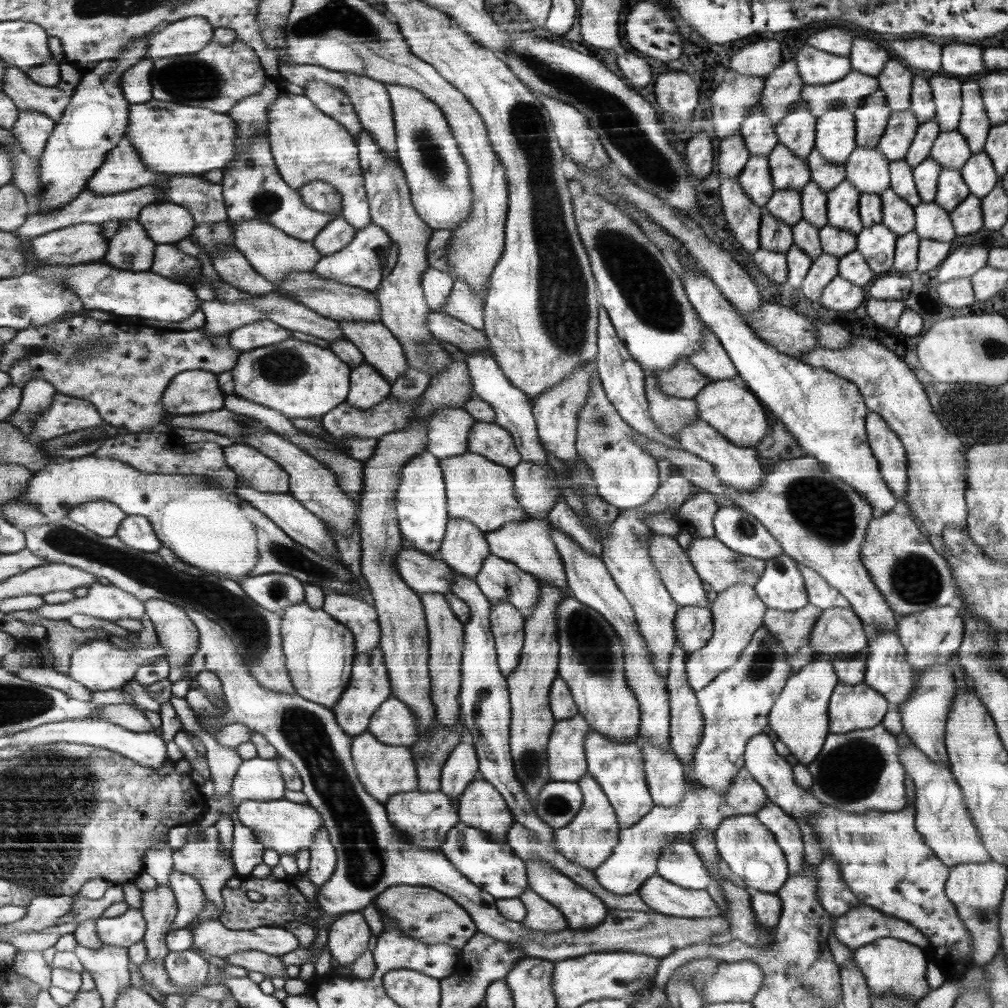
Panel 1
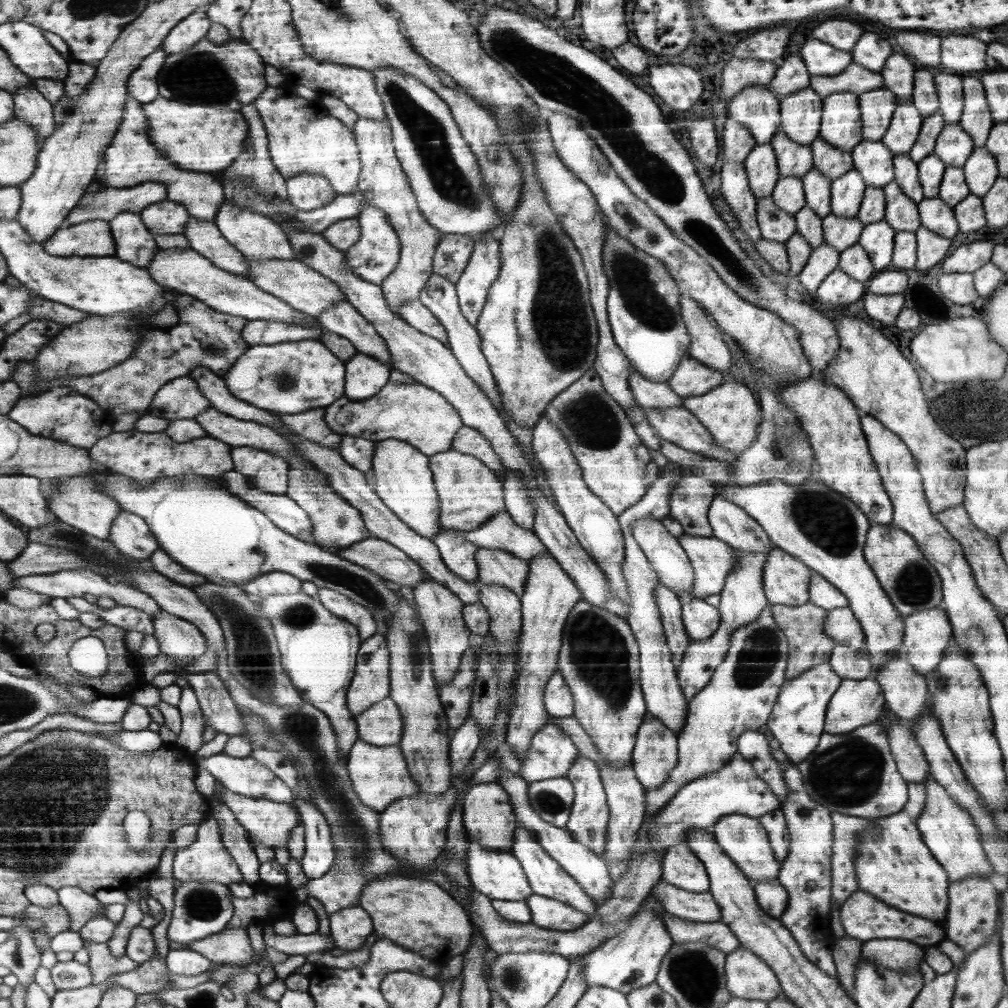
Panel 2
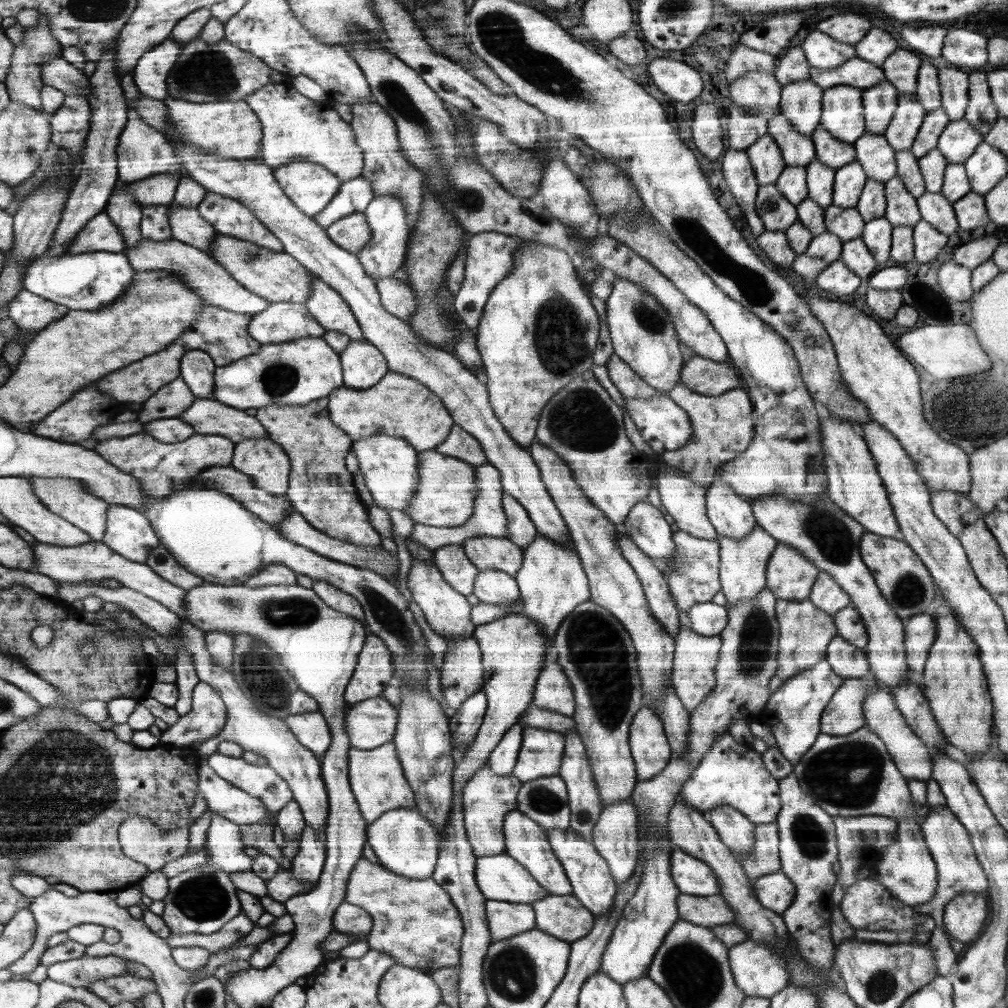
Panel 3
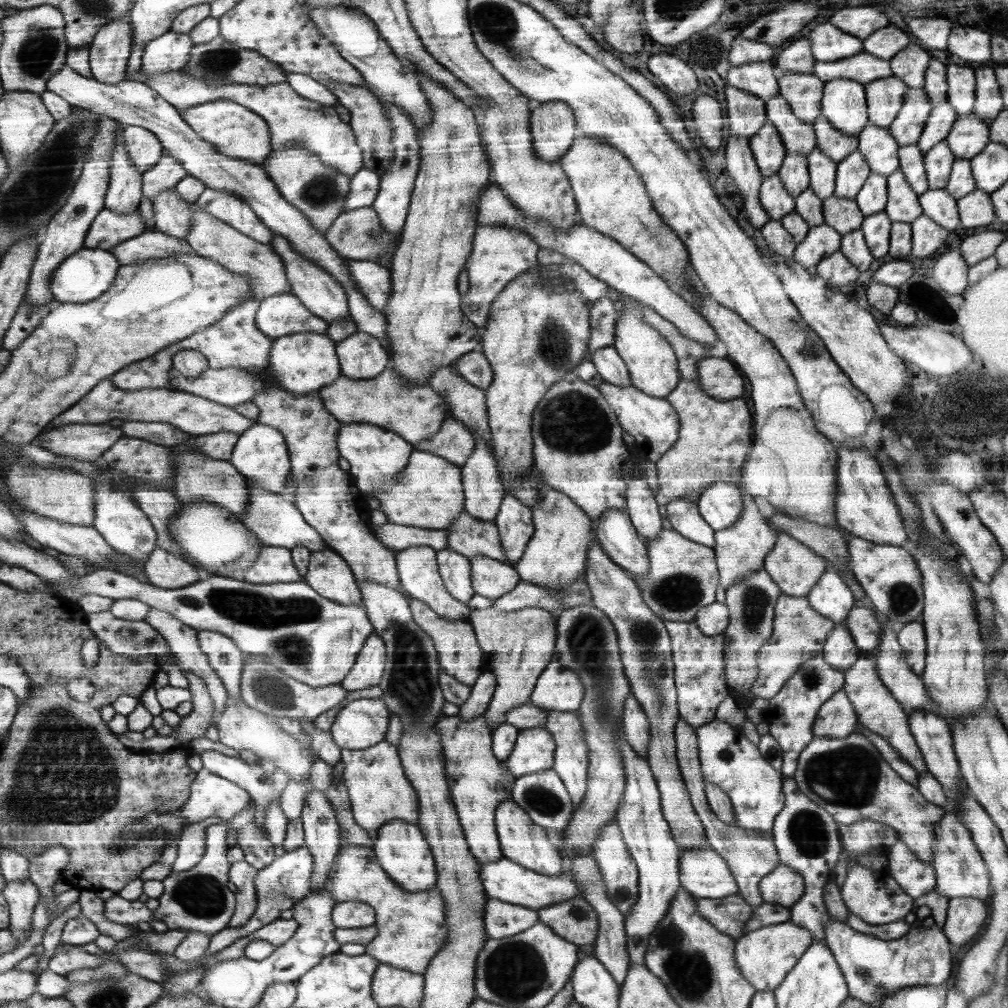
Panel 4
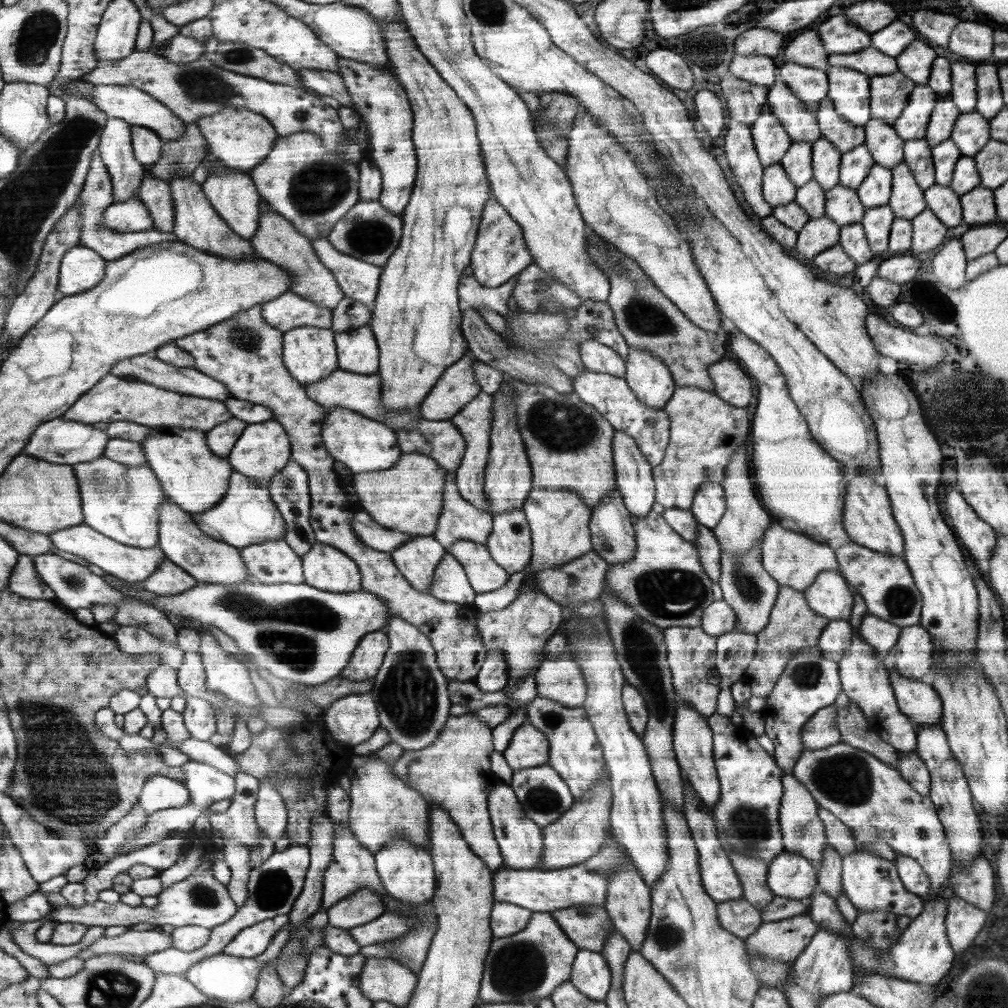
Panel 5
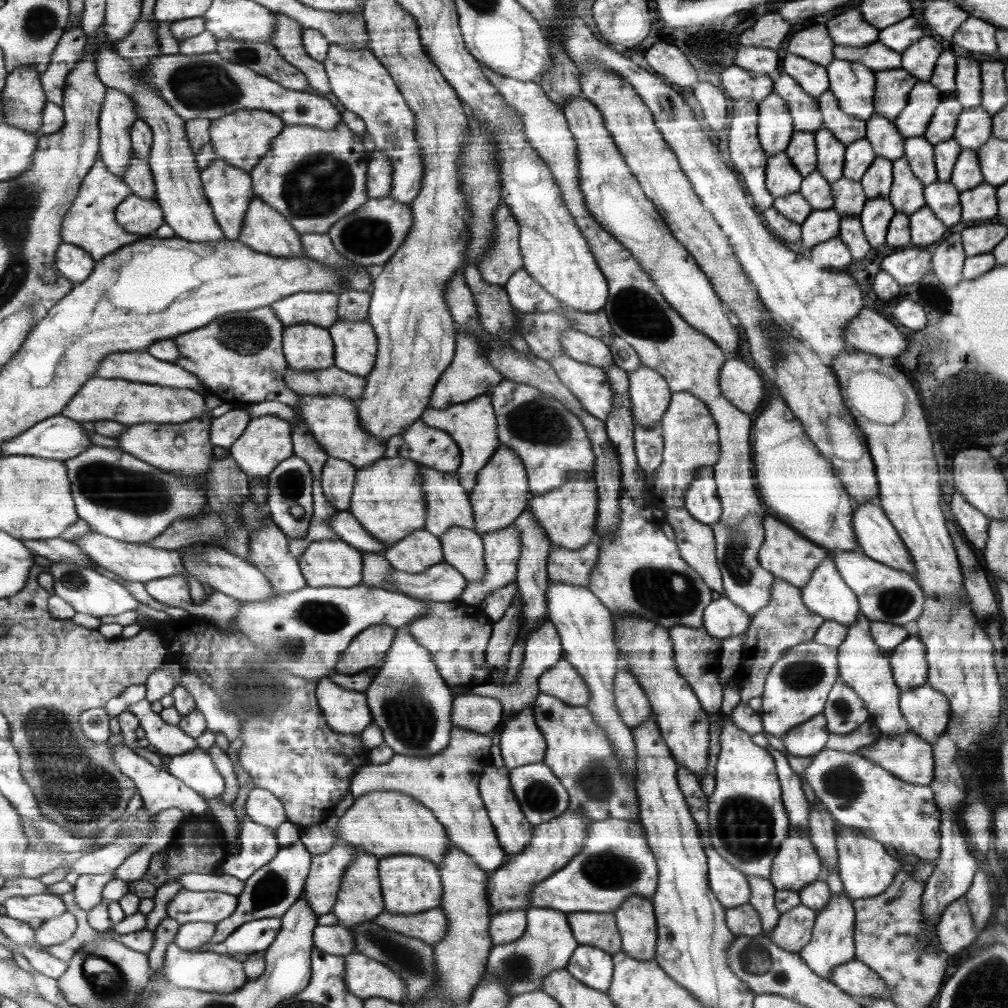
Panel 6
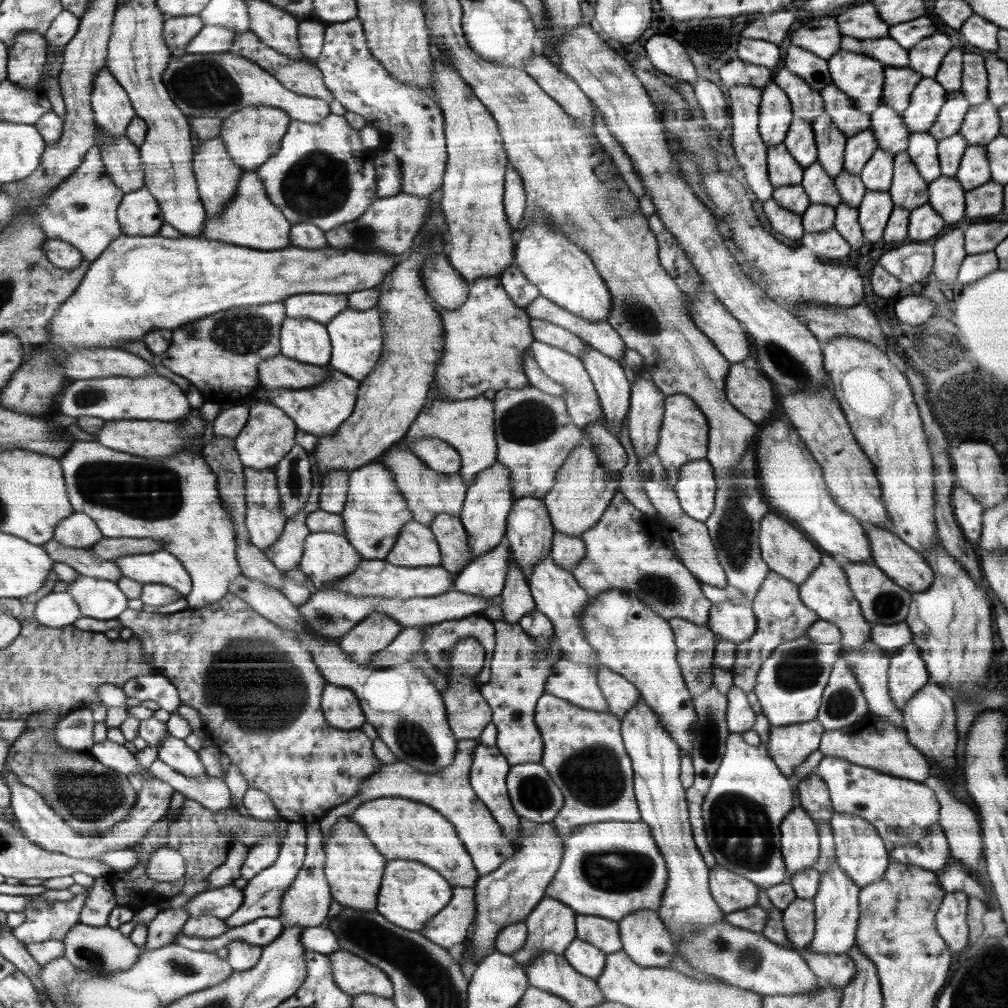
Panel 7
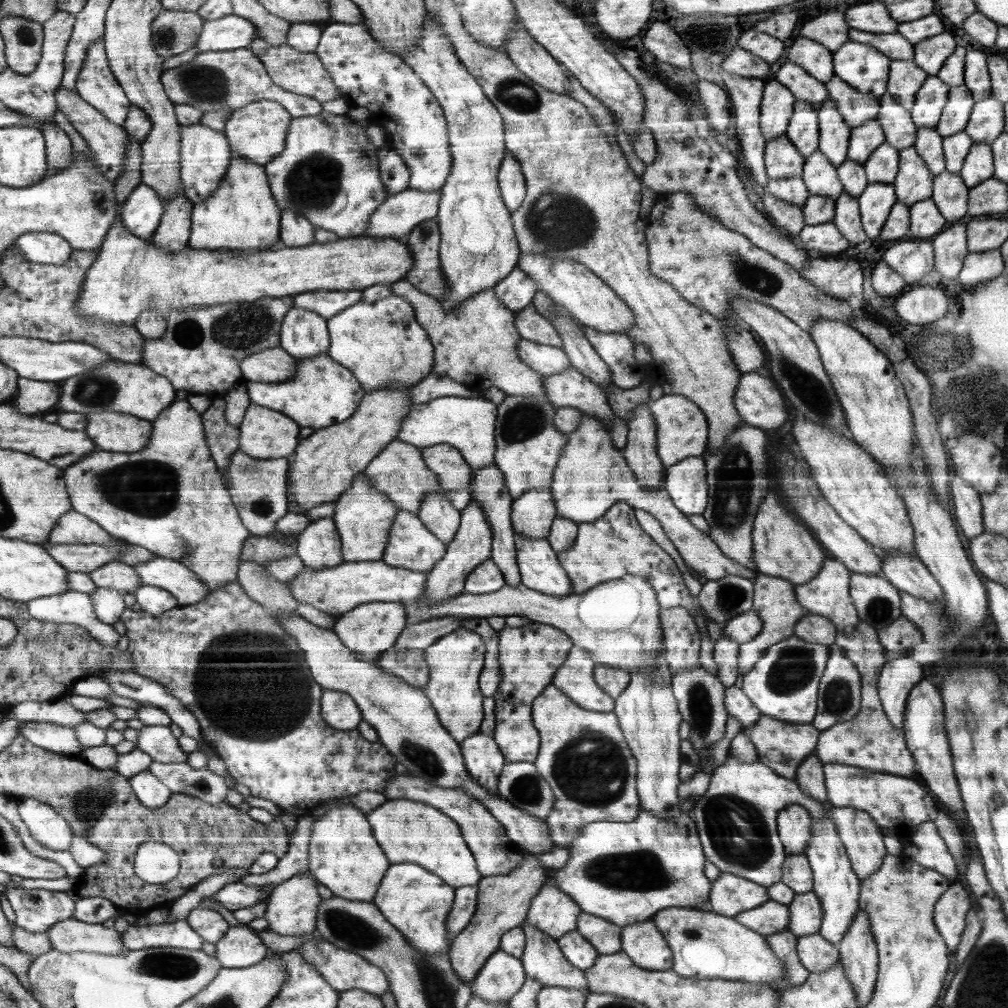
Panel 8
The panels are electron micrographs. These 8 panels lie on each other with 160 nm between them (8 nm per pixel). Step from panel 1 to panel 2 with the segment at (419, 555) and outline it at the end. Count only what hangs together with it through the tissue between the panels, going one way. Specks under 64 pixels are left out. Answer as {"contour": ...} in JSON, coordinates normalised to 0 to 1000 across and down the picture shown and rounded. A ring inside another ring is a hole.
{"contour":[[[367,532],[331,549],[341,556],[372,566],[390,581],[403,580],[411,583],[416,577],[427,573],[412,555],[381,535]]]}

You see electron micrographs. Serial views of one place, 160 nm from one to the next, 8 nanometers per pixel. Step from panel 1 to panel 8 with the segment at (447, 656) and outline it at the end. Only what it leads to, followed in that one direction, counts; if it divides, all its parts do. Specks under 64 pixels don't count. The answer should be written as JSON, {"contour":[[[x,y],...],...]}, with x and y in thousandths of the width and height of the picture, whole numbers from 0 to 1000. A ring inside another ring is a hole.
{"contour":[[[399,505],[396,506],[391,521],[388,522],[387,536],[384,540],[383,548],[378,554],[379,558],[413,567],[424,568],[442,552],[443,548],[443,540],[421,522],[420,517],[415,514],[415,510]]]}

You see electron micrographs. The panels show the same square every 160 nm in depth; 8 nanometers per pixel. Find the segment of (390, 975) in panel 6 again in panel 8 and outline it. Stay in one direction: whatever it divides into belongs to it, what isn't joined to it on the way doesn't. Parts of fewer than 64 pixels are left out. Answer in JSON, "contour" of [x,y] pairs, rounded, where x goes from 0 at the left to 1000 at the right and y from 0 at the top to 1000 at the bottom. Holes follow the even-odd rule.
{"contour":[[[306,935],[306,937],[300,937],[298,940],[294,940],[294,944],[301,947],[301,951],[306,956],[311,956],[316,962],[316,965],[324,971],[325,976],[337,984],[357,981],[365,983],[367,986],[379,988],[387,982],[387,972],[381,962],[378,962],[376,958],[368,955],[360,948],[337,941],[327,935]]]}

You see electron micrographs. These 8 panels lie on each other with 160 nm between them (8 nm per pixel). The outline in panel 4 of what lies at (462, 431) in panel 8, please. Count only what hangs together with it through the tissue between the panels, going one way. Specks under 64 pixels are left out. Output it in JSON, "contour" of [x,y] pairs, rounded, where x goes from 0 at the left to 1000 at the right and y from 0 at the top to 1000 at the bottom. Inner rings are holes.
{"contour":[[[471,432],[471,438],[471,448],[458,463],[461,508],[473,515],[490,518],[503,488],[496,475],[491,448],[478,434]]]}

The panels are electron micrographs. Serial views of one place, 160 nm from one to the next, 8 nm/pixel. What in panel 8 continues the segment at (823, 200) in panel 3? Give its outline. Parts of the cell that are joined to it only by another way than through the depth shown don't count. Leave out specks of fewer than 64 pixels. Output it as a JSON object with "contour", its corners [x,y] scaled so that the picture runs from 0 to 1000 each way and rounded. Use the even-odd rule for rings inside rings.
{"contour":[[[821,97],[812,110],[813,147],[830,166],[840,158],[845,127],[838,122],[829,102]]]}

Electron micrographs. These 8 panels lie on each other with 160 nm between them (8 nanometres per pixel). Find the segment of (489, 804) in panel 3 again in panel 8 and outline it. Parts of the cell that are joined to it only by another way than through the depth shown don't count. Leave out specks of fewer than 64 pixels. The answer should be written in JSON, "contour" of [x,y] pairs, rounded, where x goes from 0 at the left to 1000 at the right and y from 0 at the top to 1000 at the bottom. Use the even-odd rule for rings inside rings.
{"contour":[[[405,767],[405,769],[392,770],[386,776],[381,790],[389,795],[393,793],[409,793],[425,797],[426,800],[439,805],[439,808],[450,813],[455,817],[455,820],[458,821],[459,831],[462,833],[463,839],[470,845],[475,867],[478,870],[504,868],[519,857],[520,843],[514,841],[508,833],[504,832],[503,824],[500,823],[499,817],[487,808],[487,805],[480,801],[479,797],[468,792],[468,789],[462,784],[426,778],[421,773]]]}

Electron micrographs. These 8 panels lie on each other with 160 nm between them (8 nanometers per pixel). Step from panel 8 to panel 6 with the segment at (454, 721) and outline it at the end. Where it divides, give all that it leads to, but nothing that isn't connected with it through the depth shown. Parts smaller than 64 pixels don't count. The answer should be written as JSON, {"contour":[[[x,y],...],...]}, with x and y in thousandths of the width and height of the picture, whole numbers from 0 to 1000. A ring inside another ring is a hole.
{"contour":[[[466,686],[452,691],[452,708],[447,708],[450,720],[476,728],[486,728],[499,714],[499,697],[496,694],[471,689]]]}

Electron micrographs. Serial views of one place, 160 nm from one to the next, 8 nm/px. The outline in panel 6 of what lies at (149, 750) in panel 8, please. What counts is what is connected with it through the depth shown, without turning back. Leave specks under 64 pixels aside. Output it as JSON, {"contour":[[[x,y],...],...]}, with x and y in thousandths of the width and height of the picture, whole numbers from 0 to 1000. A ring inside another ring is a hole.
{"contour":[[[199,743],[170,749],[165,764],[203,793],[217,791],[222,786],[222,771],[214,763],[206,746]],[[244,808],[237,829],[237,844],[231,850],[225,848],[218,862],[222,868],[226,867],[244,874],[259,859],[266,857],[275,848],[279,839],[270,822],[250,815]]]}

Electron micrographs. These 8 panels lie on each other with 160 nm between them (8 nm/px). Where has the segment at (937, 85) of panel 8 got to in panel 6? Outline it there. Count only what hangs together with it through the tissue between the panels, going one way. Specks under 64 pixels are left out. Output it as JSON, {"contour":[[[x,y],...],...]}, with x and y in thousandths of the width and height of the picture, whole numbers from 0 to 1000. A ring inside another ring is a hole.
{"contour":[[[911,80],[903,90],[901,101],[888,118],[888,125],[897,137],[916,136],[921,122],[933,103],[935,91],[923,80]]]}

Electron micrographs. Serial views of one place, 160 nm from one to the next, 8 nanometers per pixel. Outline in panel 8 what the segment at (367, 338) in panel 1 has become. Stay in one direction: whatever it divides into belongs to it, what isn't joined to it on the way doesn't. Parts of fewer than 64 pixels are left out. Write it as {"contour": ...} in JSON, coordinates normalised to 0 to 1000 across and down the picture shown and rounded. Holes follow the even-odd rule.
{"contour":[[[234,153],[229,157],[230,169],[225,169],[226,177],[217,181],[218,188],[214,188],[214,192],[209,192],[204,199],[191,203],[187,243],[239,249],[279,243],[280,208],[269,191],[264,165],[244,161]]]}

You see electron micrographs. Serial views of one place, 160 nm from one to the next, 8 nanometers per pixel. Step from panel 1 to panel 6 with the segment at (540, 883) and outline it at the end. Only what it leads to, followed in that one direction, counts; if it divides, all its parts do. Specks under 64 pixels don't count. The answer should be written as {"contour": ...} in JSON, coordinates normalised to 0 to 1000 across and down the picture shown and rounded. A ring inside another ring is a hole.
{"contour":[[[484,759],[479,764],[478,774],[475,776],[475,784],[478,786],[480,801],[483,802],[487,816],[491,819],[491,827],[494,829],[496,839],[504,847],[516,847],[524,841],[530,830],[530,824],[523,810],[520,809],[511,785],[507,781],[506,764],[502,761]]]}

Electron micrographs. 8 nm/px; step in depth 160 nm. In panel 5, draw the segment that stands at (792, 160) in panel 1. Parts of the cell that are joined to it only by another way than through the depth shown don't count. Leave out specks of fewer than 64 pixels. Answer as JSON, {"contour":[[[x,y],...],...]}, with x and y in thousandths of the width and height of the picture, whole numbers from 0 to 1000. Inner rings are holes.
{"contour":[[[773,77],[763,87],[761,103],[774,117],[786,141],[807,142],[814,136],[811,112],[801,108],[797,99]]]}

